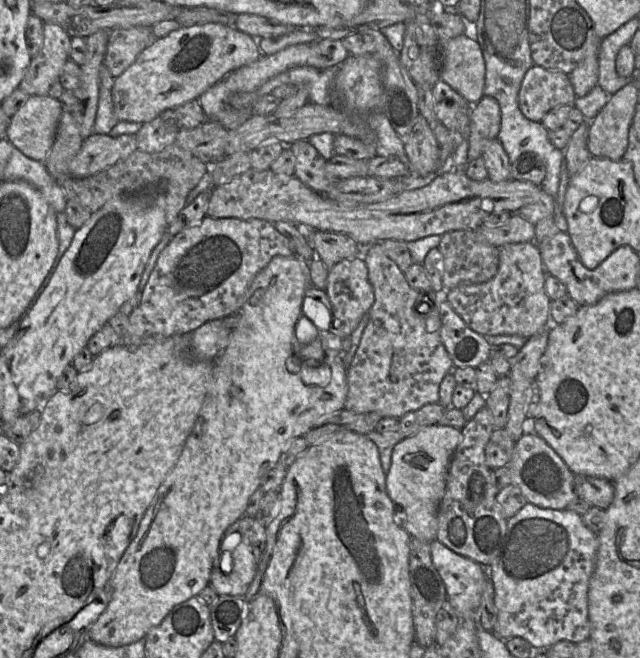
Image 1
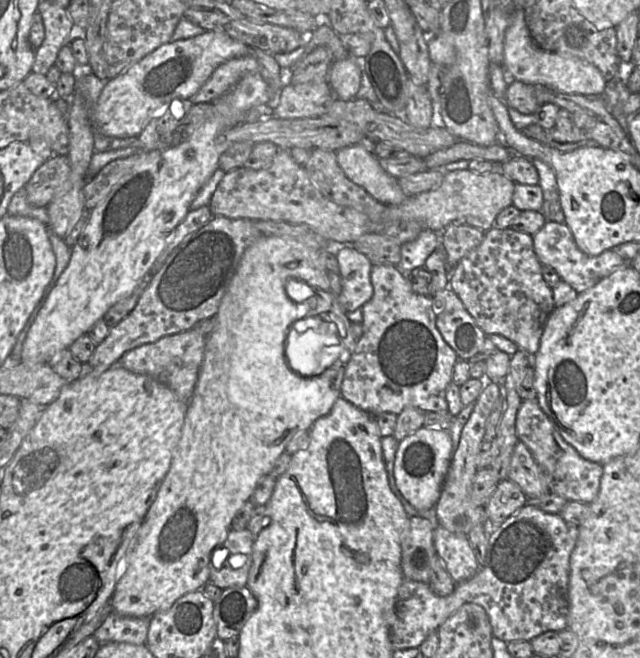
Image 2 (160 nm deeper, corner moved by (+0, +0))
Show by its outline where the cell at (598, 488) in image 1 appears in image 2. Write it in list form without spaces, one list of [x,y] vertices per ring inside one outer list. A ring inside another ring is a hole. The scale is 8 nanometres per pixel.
[[[537,399],[522,400],[516,416],[516,434],[547,476],[550,492],[568,501],[586,504],[591,504],[597,498],[604,473],[603,466],[583,458],[563,439],[554,423],[540,408]]]

